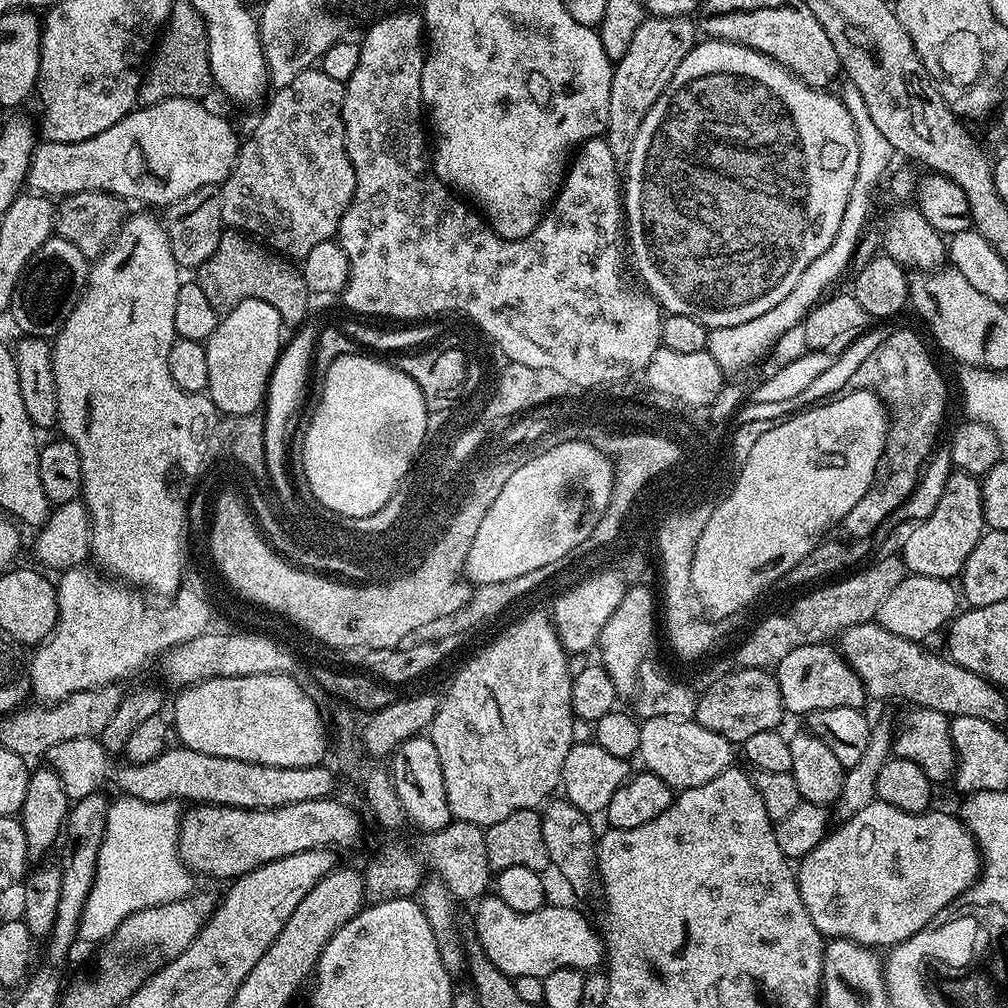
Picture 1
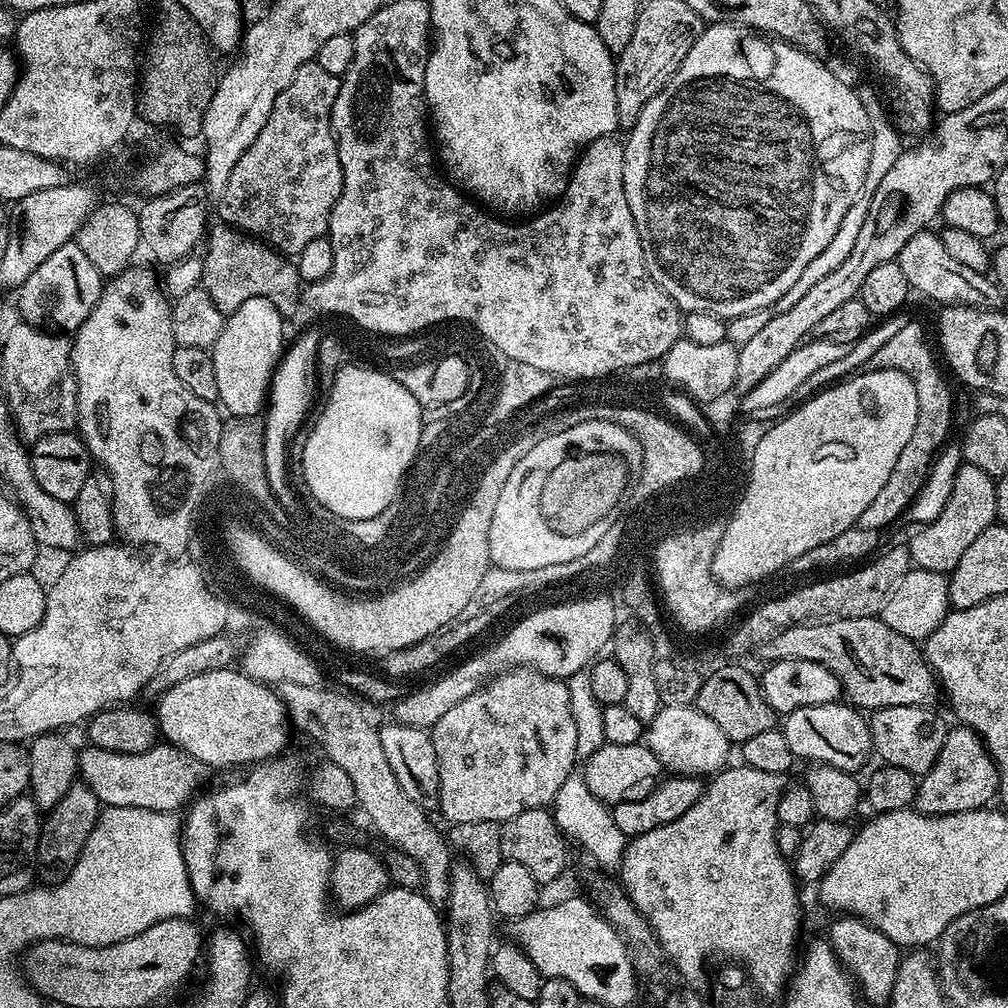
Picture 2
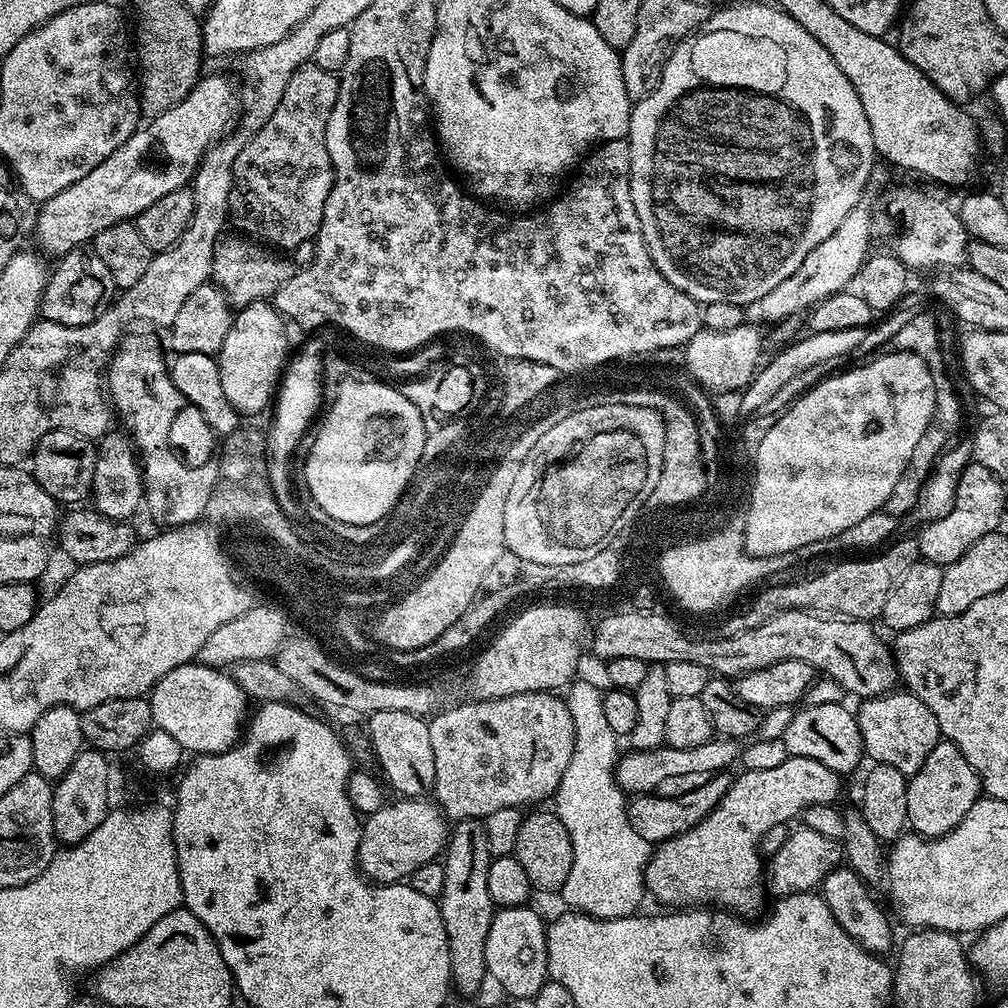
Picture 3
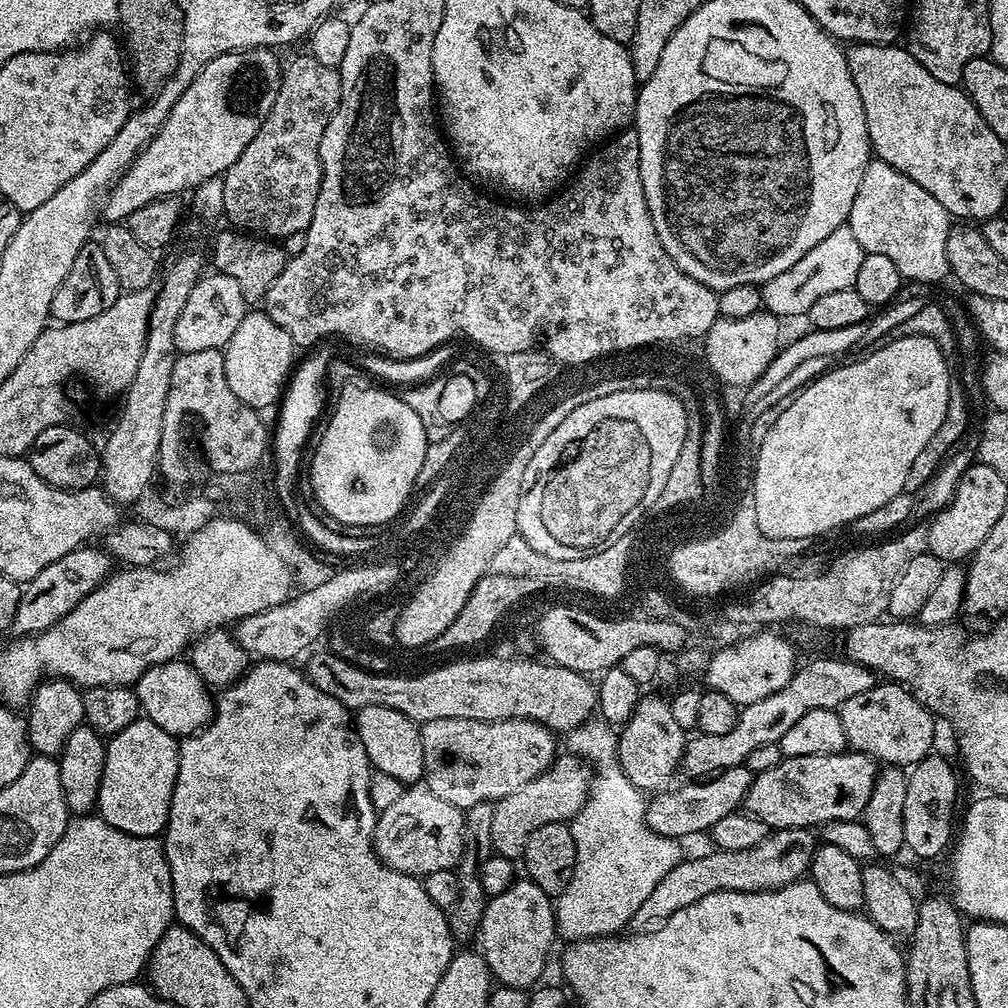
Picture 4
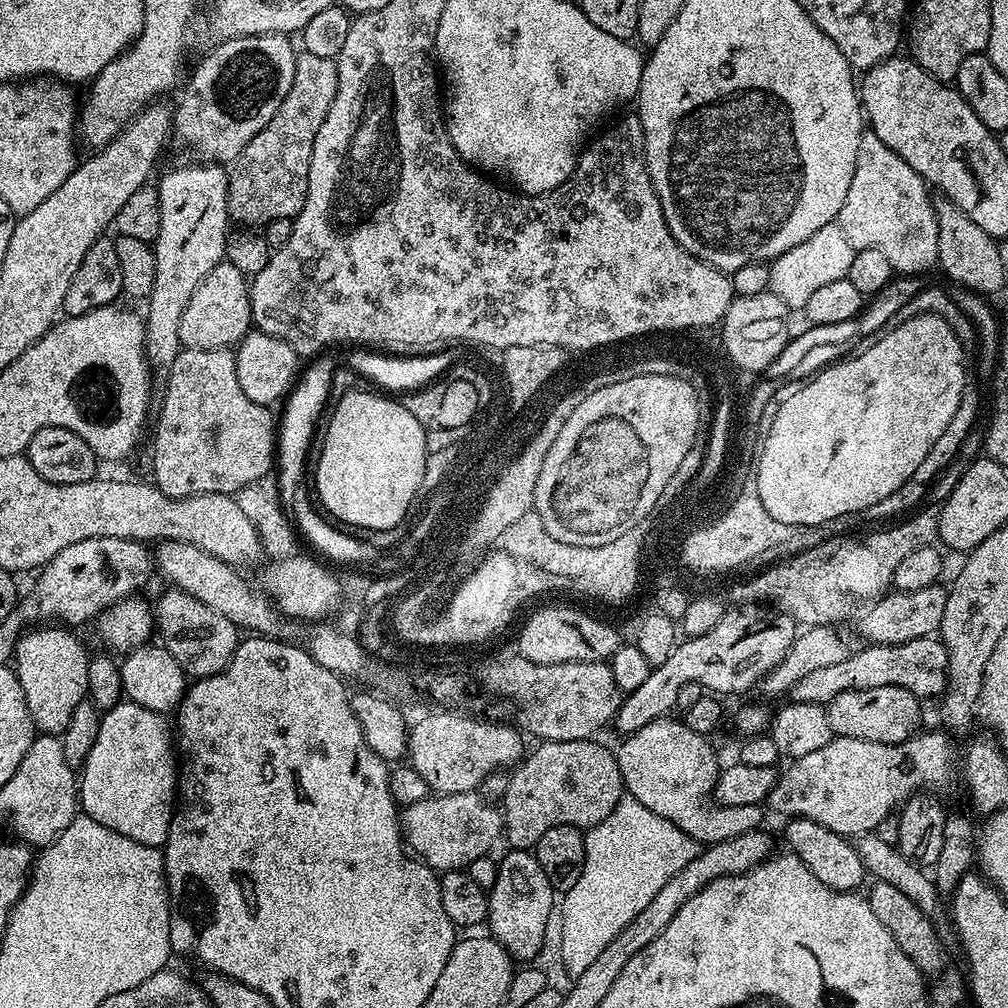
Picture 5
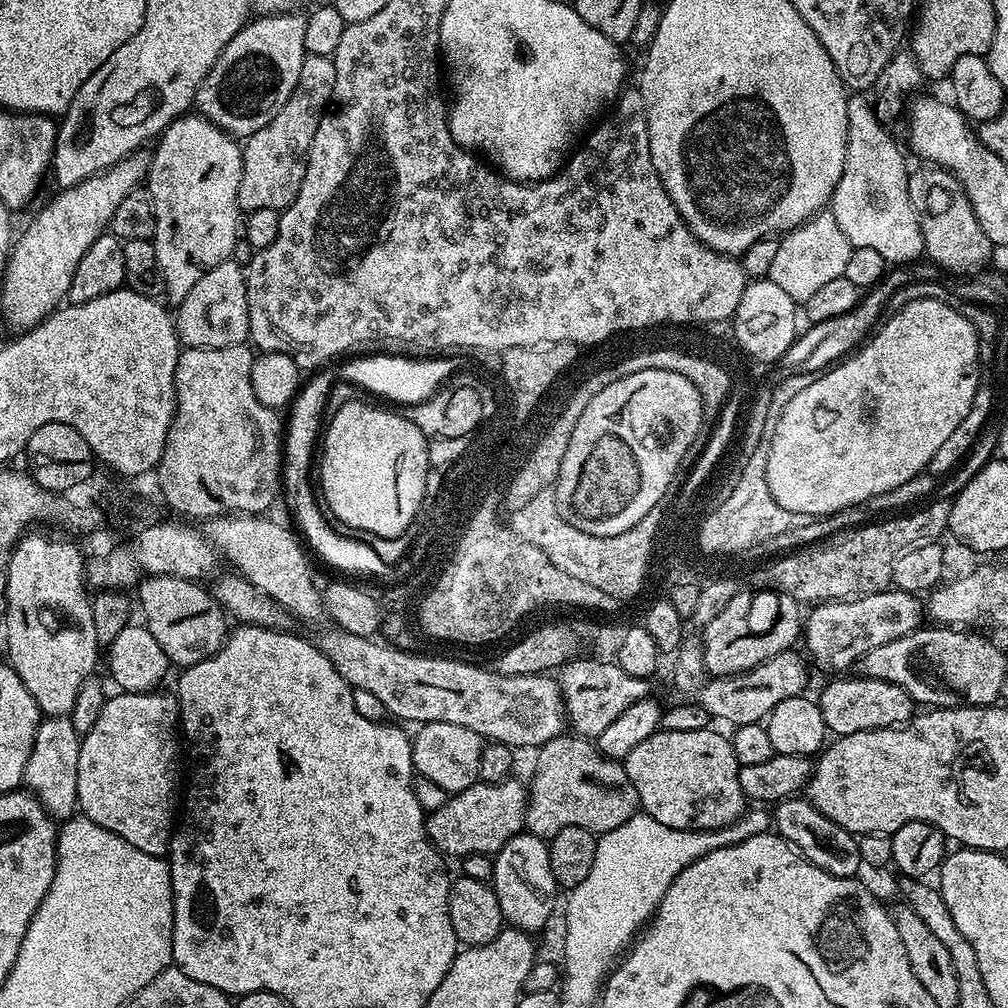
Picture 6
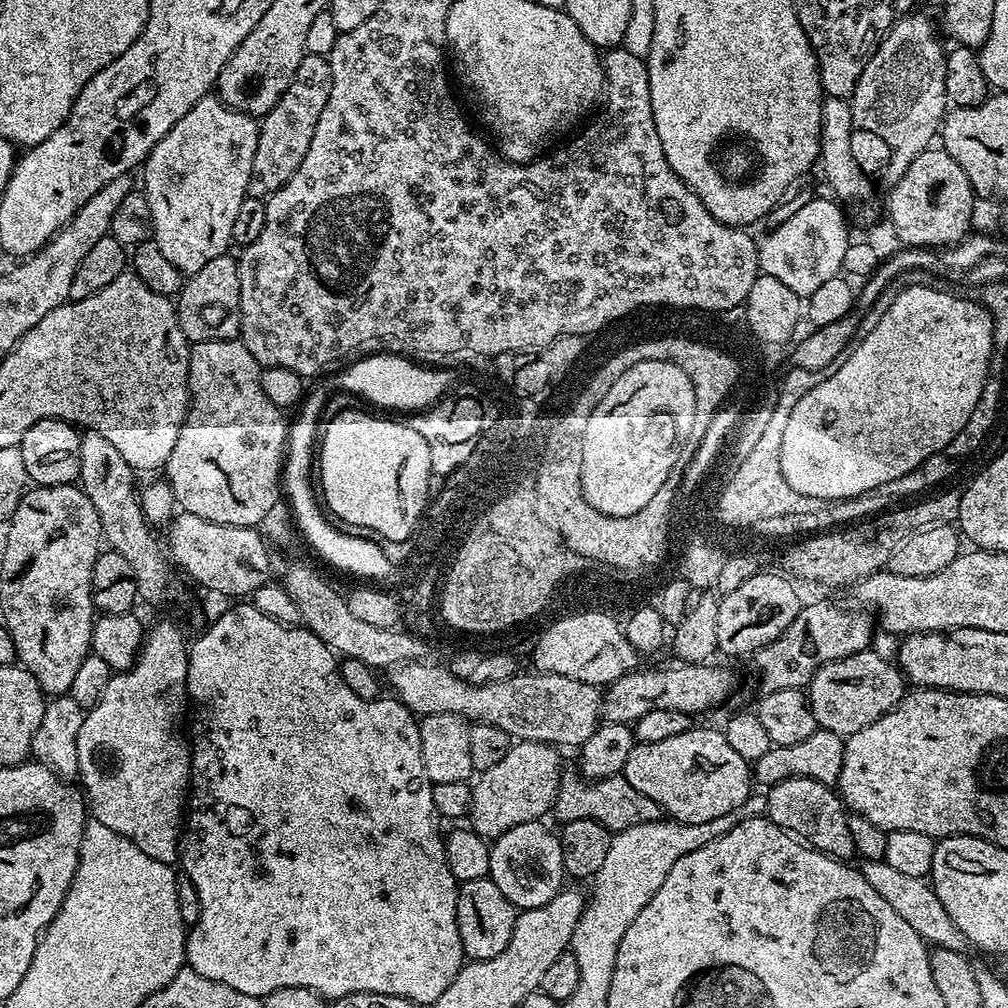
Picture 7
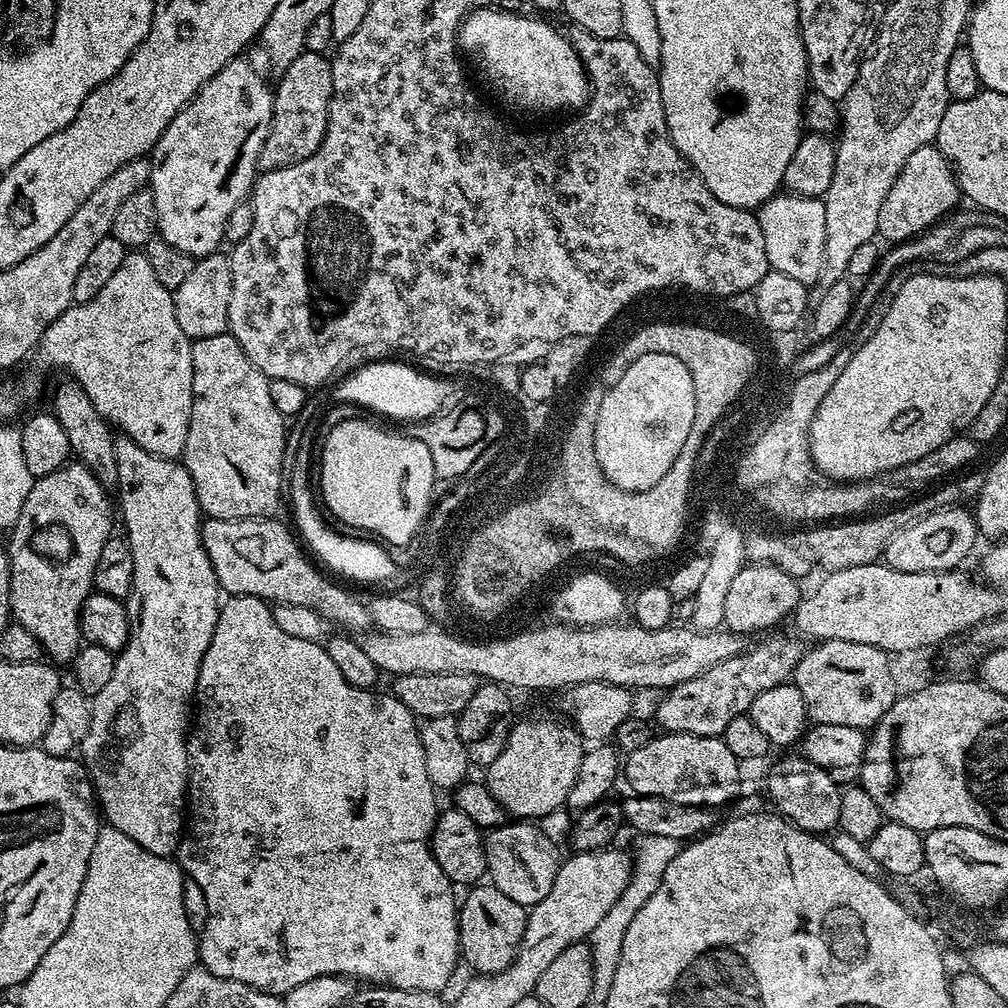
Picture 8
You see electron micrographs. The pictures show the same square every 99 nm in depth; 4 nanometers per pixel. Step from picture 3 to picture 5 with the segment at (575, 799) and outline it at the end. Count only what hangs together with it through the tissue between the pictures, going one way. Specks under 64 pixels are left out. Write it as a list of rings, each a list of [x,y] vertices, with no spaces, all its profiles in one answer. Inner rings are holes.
[[[622,798],[602,822],[598,822],[593,828],[587,829],[584,845],[586,846],[586,858],[582,866],[582,874],[578,874],[578,882],[570,886],[570,890],[563,893],[561,902],[558,904],[558,920],[560,916],[560,960],[564,968],[569,972],[569,977],[575,978],[586,970],[586,966],[594,963],[594,958],[602,954],[608,943],[617,934],[622,934],[646,905],[654,899],[654,894],[682,870],[682,866],[694,862],[694,858],[702,851],[701,845],[697,844],[690,834],[678,830],[674,822],[663,820],[654,810],[646,810],[642,802],[631,798]]]

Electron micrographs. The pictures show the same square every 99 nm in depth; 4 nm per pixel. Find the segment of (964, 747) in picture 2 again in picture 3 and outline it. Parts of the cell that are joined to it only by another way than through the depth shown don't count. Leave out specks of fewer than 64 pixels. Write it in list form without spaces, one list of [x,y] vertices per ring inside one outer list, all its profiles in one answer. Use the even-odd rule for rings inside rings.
[[[945,739],[930,750],[926,762],[922,762],[922,770],[907,779],[906,824],[915,835],[925,838],[939,838],[954,830],[954,826],[966,818],[966,810],[970,810],[970,806],[974,806],[974,802],[982,796],[982,785],[974,766],[966,762],[958,746]]]

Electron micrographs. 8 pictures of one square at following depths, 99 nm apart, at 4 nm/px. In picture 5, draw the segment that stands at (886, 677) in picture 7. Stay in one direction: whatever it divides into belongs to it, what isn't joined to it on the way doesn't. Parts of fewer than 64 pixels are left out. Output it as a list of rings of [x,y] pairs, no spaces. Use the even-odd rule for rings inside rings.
[[[874,686],[874,690],[846,690],[827,704],[833,737],[862,738],[870,742],[897,744],[917,735],[921,701],[902,686]]]

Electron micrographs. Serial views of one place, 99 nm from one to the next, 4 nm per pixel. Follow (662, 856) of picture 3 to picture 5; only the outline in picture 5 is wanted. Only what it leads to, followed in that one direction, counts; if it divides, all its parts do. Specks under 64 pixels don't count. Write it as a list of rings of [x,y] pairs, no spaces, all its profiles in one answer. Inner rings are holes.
[[[921,731],[897,744],[835,737],[822,750],[802,754],[802,758],[791,761],[789,768],[777,775],[767,807],[781,812],[784,818],[810,818],[832,828],[839,836],[855,838],[875,833],[881,823],[921,789],[932,790],[935,784],[944,784],[951,778],[950,736],[947,731],[939,731]]]

